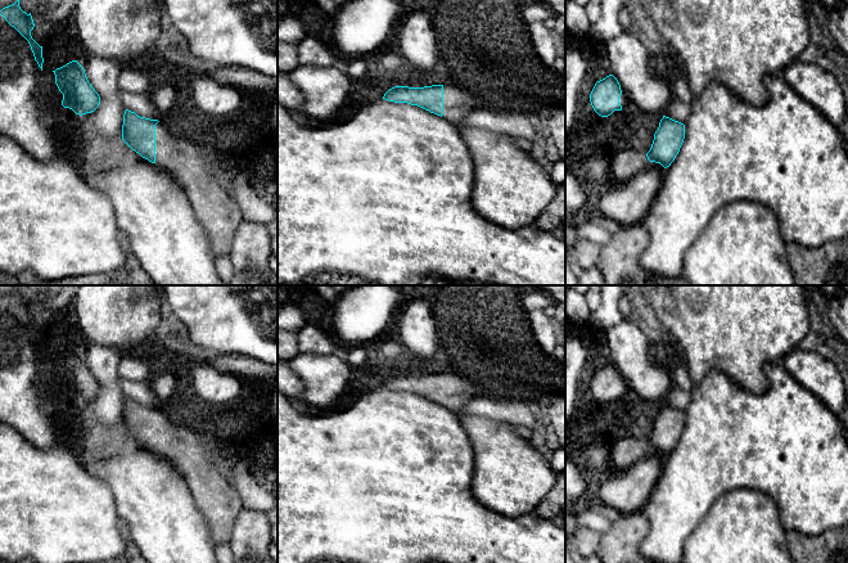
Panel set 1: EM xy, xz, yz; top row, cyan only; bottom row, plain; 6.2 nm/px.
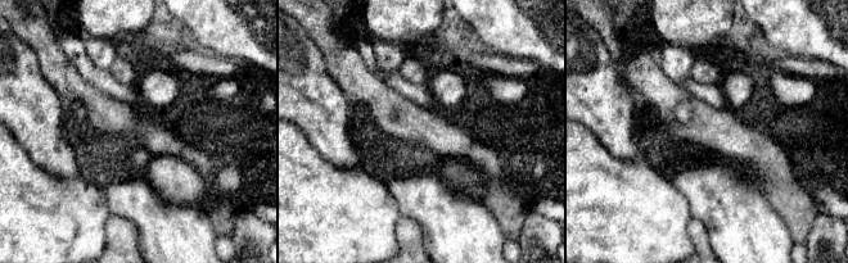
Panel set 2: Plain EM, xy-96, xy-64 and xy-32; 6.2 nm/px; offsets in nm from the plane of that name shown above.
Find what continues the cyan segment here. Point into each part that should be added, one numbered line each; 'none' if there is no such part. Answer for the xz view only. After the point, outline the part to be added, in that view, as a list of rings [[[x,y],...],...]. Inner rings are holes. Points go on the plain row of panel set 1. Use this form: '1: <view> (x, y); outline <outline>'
1: xz (458, 391); outline [[[447,370],[443,373],[443,406],[456,413],[465,409],[469,401],[481,395],[470,380]]]

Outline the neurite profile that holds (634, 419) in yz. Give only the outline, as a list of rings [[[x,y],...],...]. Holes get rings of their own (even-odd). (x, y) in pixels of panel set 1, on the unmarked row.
[[[628,397],[621,401],[618,410],[615,411],[615,427],[622,431],[623,434],[631,434],[636,428],[639,428],[640,416],[640,401]]]

